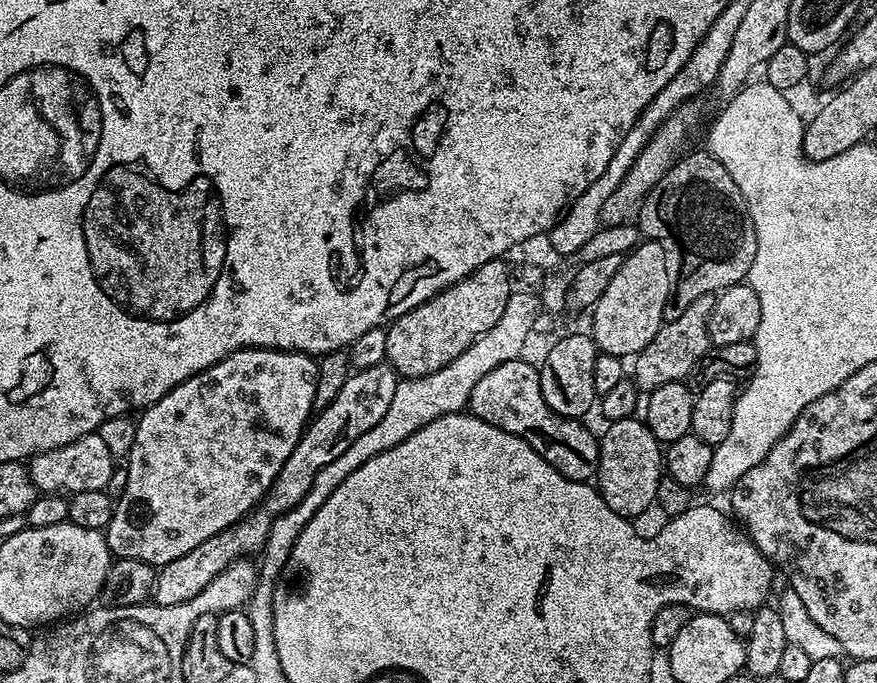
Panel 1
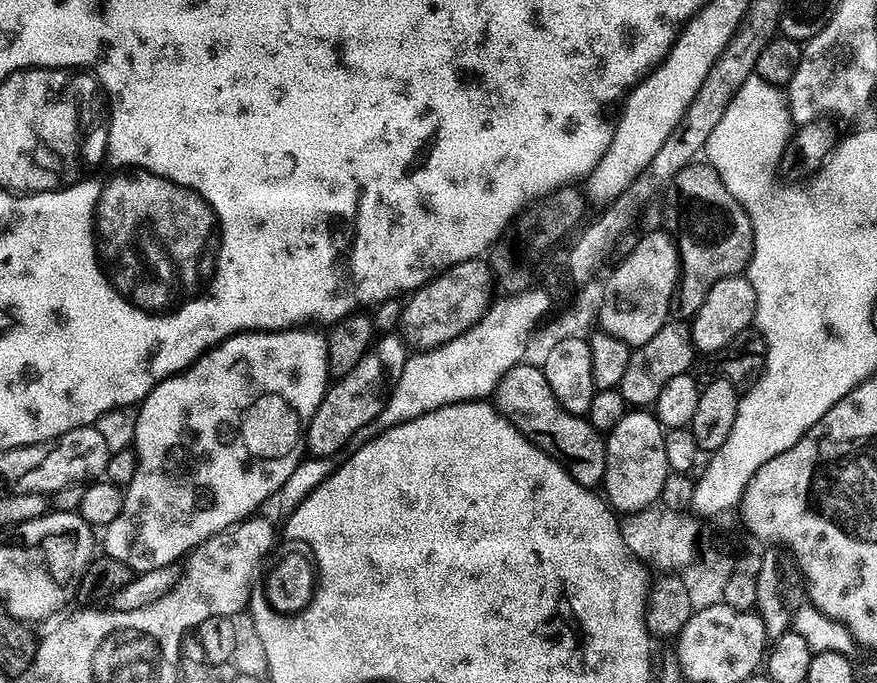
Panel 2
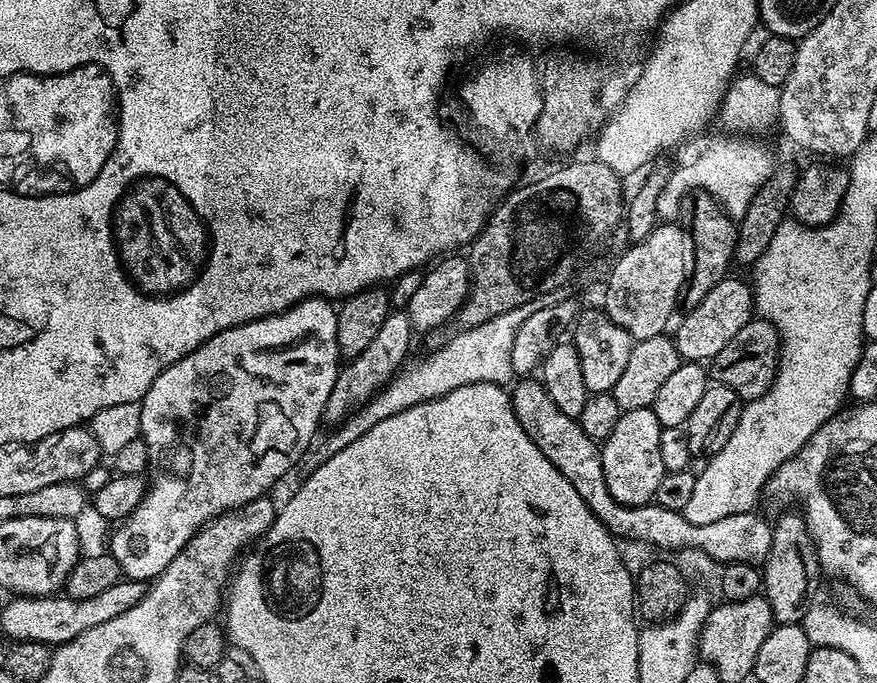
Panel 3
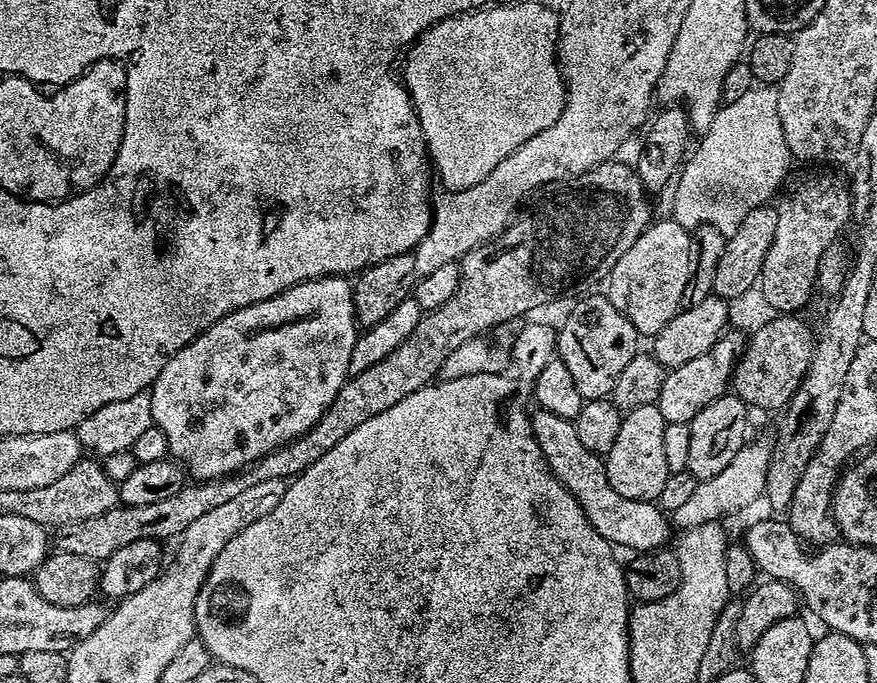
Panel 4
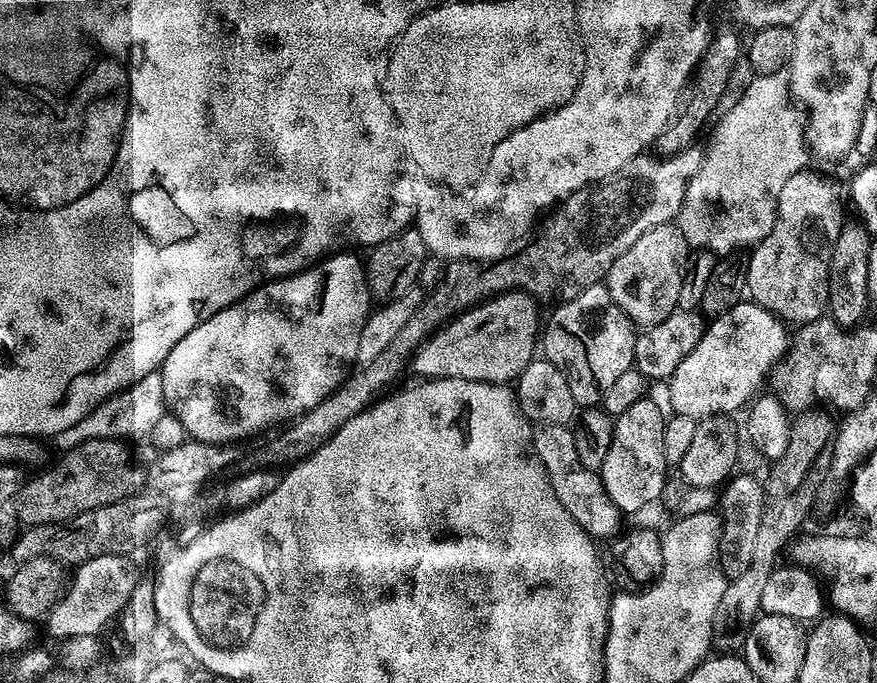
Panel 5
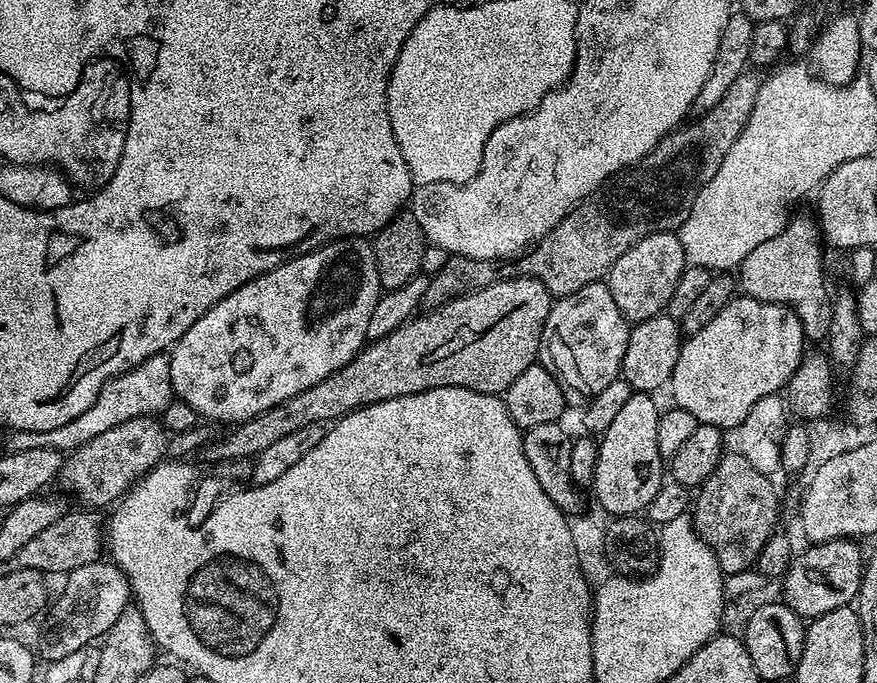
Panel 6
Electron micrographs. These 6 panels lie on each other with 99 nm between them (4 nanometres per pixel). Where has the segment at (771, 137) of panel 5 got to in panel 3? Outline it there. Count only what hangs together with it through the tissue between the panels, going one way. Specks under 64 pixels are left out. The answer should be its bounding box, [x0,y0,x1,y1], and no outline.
[657,134,774,218]

